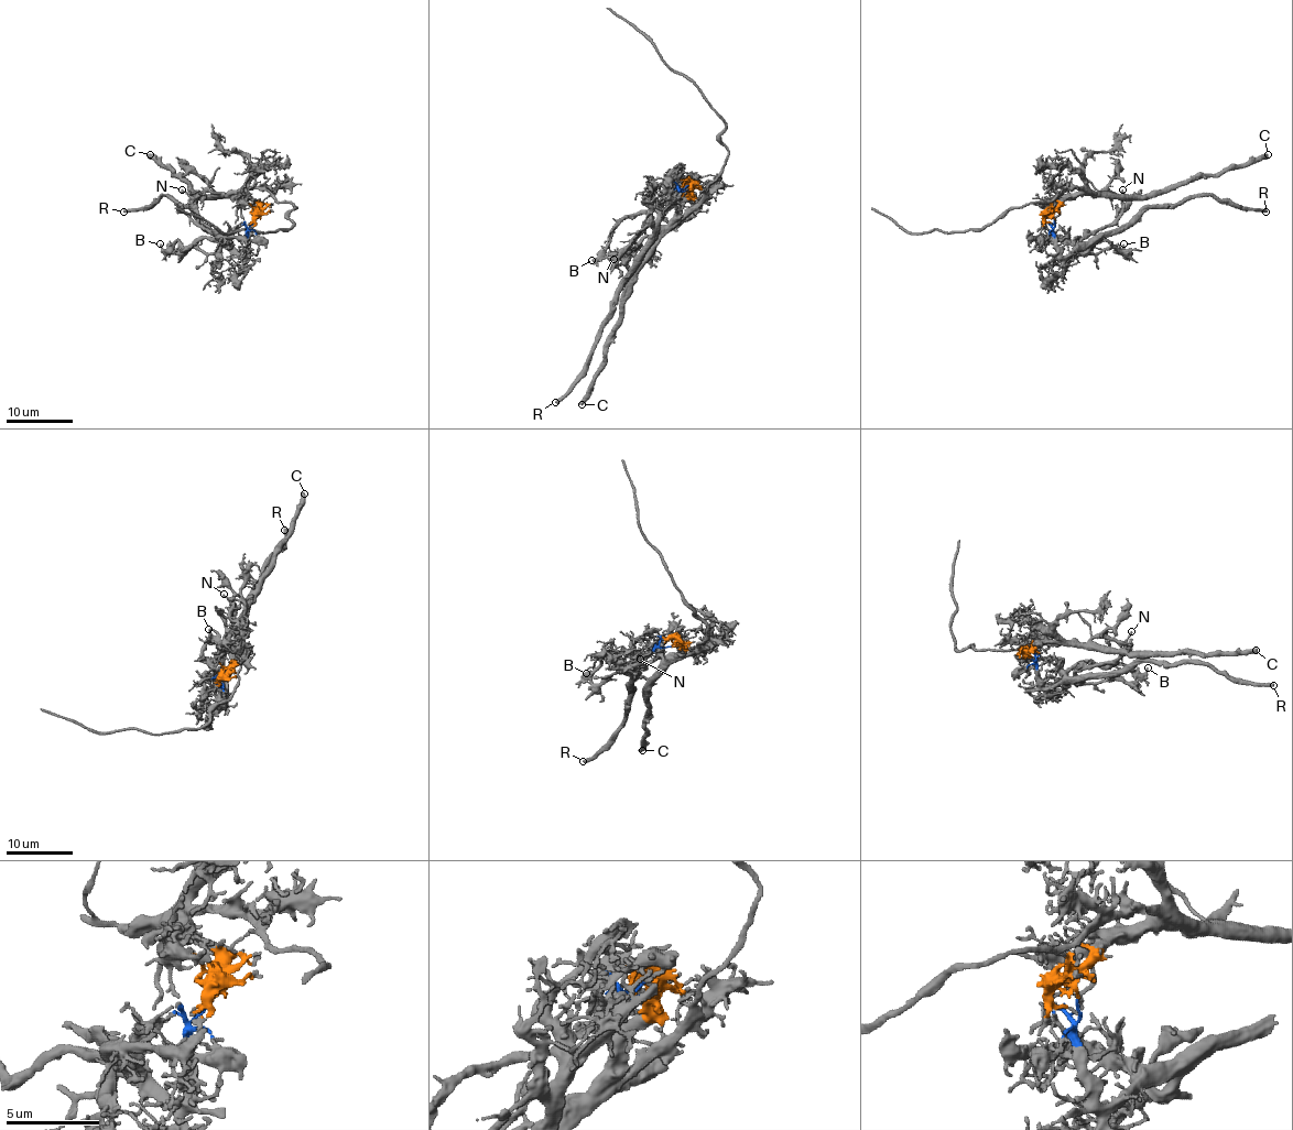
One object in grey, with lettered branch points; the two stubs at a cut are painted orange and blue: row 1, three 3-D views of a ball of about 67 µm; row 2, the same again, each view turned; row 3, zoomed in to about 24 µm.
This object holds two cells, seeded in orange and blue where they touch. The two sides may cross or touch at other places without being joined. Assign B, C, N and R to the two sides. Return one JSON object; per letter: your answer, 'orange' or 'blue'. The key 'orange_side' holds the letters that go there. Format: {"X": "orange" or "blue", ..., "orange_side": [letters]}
{"B": "blue", "C": "orange", "N": "orange", "R": "blue", "orange_side": ["C", "N"]}

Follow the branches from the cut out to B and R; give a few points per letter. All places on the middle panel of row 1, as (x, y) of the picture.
B: (687, 191), (675, 188), (664, 204), (652, 210), (629, 214), (612, 230), (609, 246), (591, 260)
R: (687, 191), (675, 188), (661, 207), (658, 234), (621, 289), (615, 313), (595, 348), (588, 369), (555, 402)

